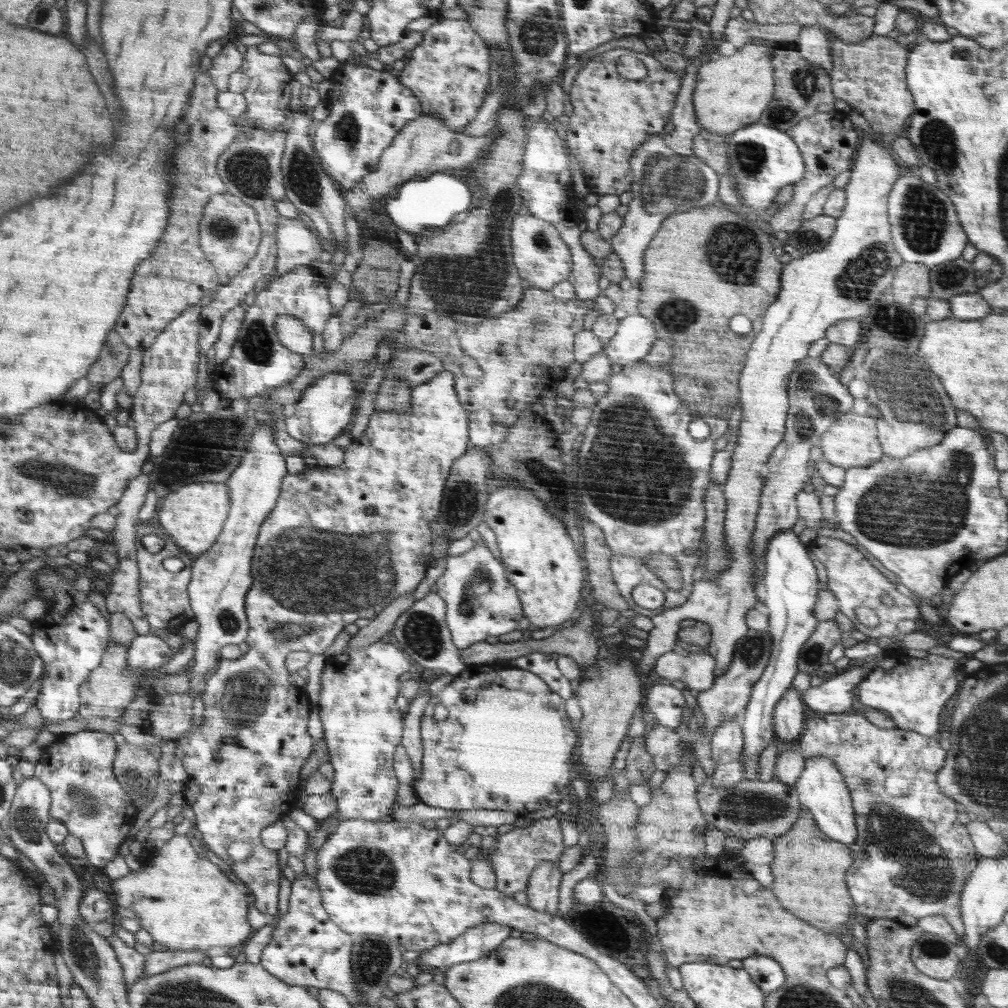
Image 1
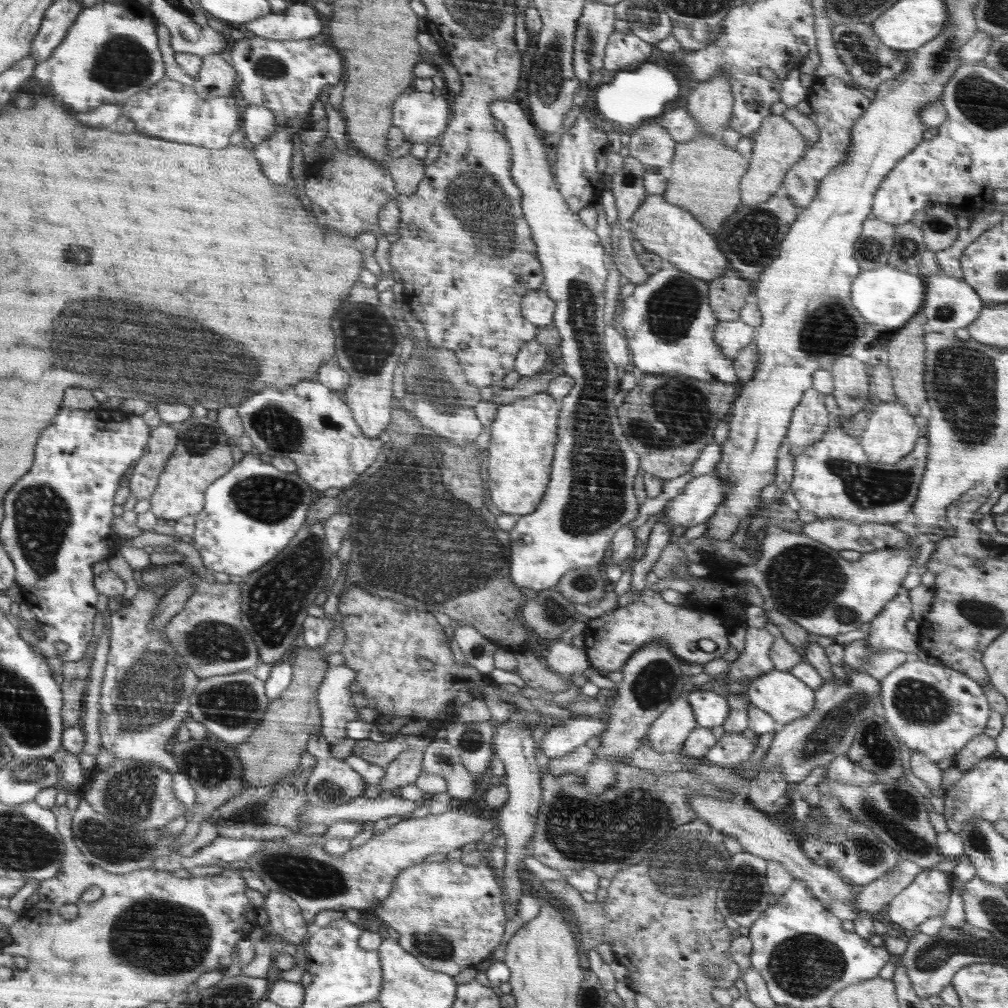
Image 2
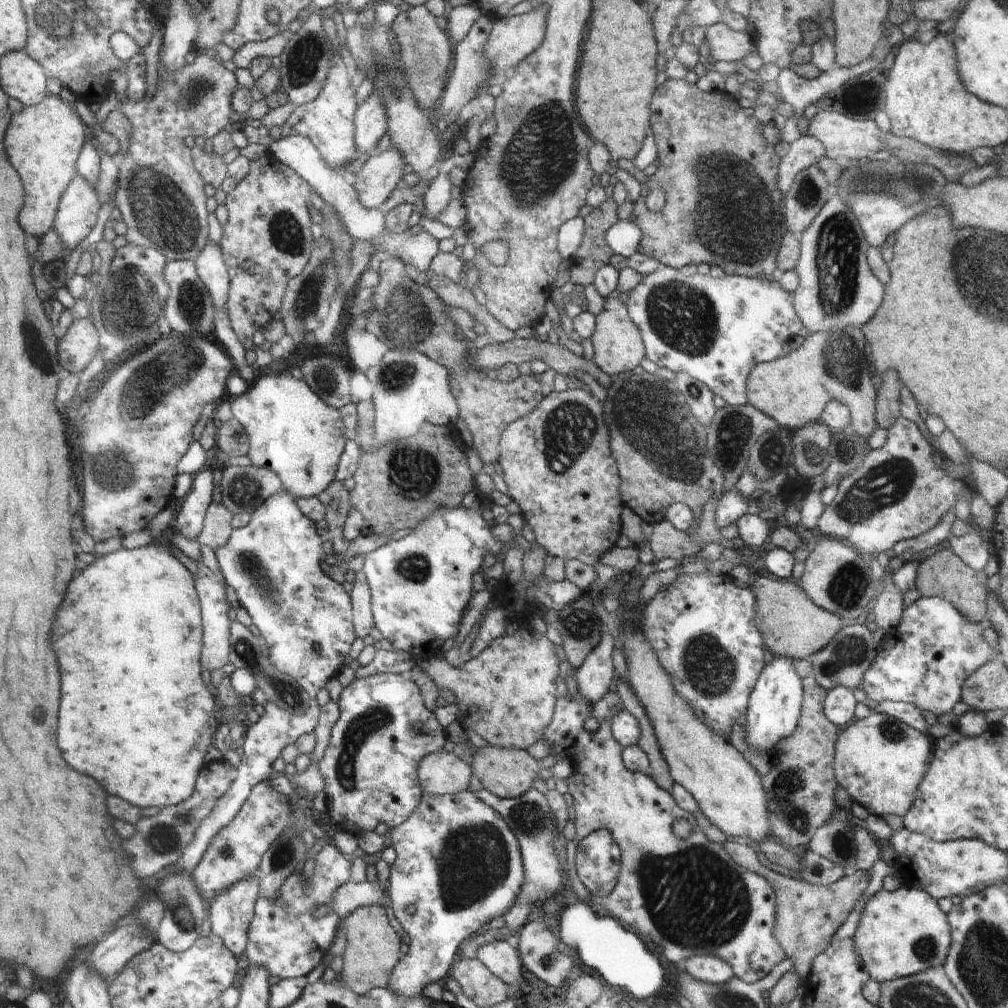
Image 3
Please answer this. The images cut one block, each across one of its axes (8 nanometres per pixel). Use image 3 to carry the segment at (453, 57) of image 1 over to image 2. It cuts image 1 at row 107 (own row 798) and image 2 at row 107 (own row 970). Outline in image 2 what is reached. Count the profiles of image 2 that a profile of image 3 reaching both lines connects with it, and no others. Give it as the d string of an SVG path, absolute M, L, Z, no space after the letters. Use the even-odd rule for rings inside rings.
M442 93L438 96L420 94L401 95L393 108L394 126L404 133L405 140L413 146L424 148L432 145L436 136L440 136L447 128L450 120L450 108Z

